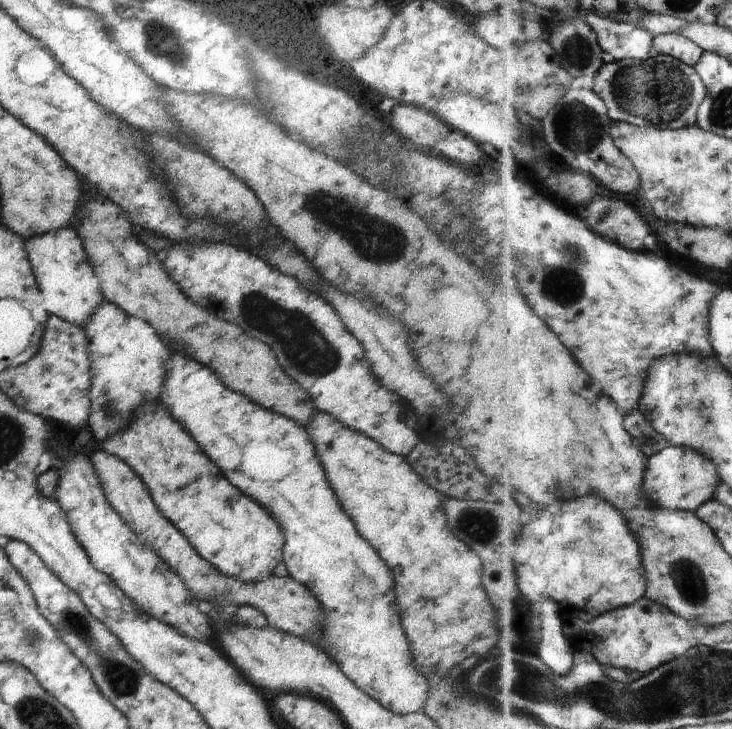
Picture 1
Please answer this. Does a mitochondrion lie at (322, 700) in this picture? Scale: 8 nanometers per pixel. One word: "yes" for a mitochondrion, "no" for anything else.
no

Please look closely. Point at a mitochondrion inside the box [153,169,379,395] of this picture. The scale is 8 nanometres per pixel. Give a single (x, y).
(303, 347)

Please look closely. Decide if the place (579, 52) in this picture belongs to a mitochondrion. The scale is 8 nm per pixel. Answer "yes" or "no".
yes

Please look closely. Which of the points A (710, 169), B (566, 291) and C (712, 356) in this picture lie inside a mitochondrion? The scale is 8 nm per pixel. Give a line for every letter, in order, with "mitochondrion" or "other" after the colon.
A: other
B: mitochondrion
C: other

